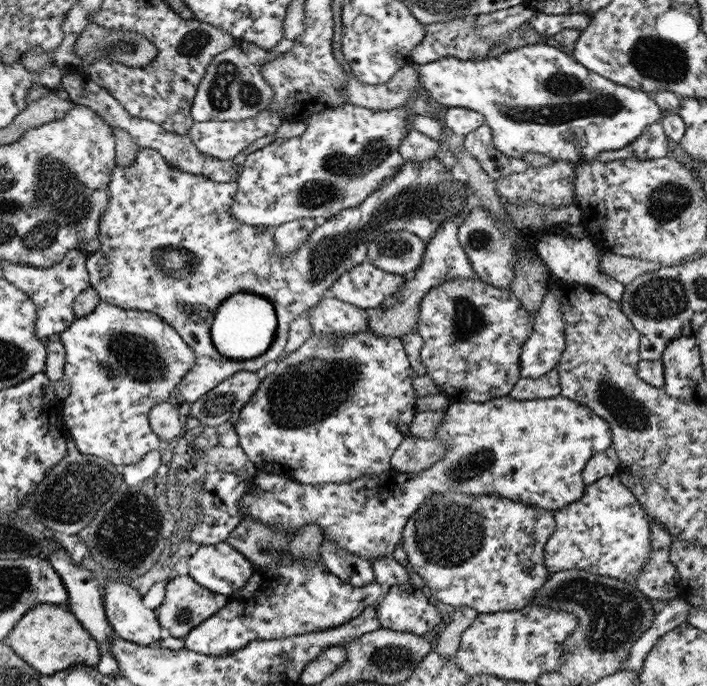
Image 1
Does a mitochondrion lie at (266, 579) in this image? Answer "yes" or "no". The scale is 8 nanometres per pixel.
no

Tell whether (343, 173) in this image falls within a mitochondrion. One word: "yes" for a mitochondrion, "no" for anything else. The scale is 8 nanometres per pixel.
yes

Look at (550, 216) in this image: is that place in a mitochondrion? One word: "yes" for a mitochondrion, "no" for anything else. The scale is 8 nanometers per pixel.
no

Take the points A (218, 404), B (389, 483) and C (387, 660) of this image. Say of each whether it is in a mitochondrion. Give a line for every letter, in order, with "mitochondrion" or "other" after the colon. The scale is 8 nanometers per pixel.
A: mitochondrion
B: other
C: mitochondrion

